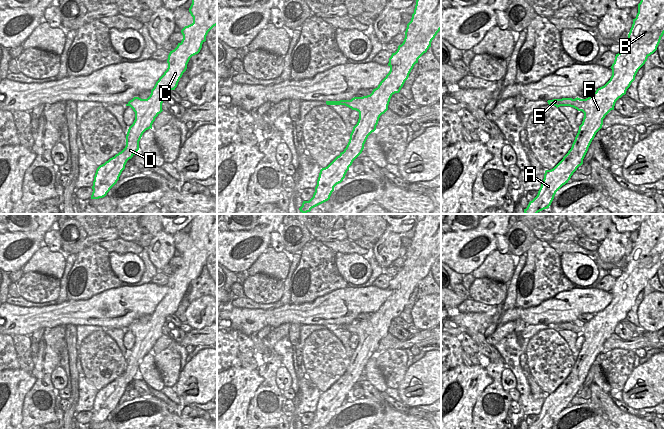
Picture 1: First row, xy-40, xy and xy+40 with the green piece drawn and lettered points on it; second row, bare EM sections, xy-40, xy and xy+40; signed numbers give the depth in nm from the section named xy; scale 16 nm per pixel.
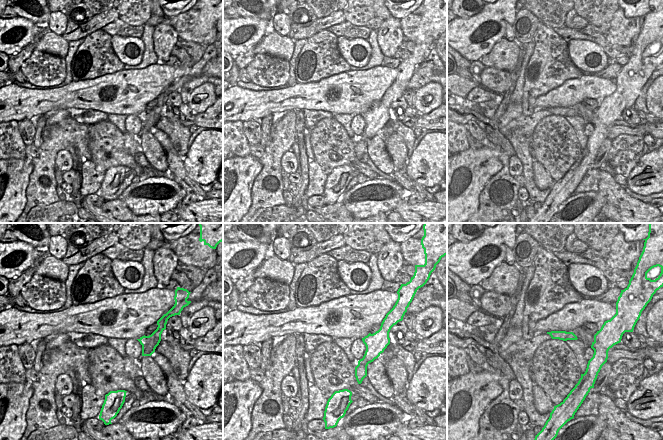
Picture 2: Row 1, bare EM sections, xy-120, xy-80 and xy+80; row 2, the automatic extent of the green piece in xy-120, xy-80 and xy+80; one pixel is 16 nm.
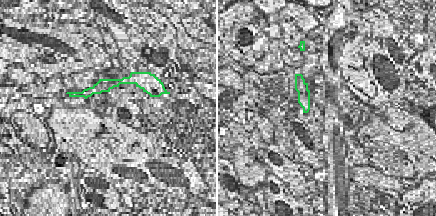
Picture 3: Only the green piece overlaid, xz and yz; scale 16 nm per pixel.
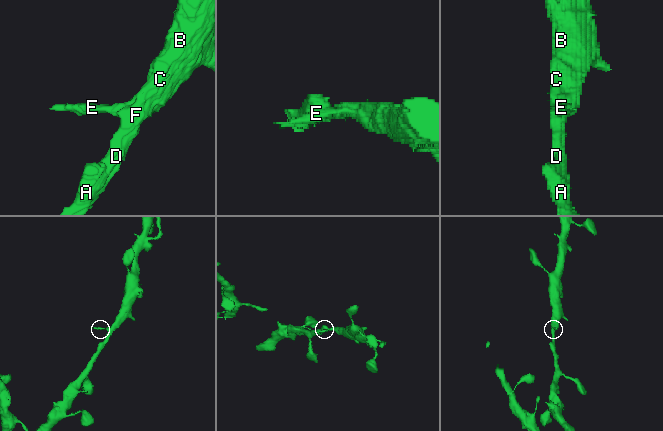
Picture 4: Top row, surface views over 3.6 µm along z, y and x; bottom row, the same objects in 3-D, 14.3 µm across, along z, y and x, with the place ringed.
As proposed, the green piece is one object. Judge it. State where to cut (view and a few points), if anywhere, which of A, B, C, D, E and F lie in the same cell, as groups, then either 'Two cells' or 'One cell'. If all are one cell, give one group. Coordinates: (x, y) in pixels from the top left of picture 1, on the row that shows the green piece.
No split. Groups: A B C D E F. One cell

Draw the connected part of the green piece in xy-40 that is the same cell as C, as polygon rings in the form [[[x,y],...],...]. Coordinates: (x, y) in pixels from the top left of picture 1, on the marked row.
[[[192,0],[189,12],[193,23],[181,30],[183,39],[170,51],[168,68],[156,82],[150,96],[147,99],[134,97],[126,104],[135,112],[135,120],[126,135],[126,146],[97,168],[91,199],[105,197],[117,183],[127,161],[139,150],[143,133],[152,129],[155,118],[163,111],[162,103],[166,93],[175,90],[190,58],[200,52],[208,32],[217,25],[217,0]]]

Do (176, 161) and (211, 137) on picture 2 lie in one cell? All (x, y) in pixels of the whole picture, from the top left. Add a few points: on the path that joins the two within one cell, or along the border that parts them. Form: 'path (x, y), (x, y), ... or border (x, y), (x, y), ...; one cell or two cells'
border (182, 158), (184, 169), (192, 179); two cells

